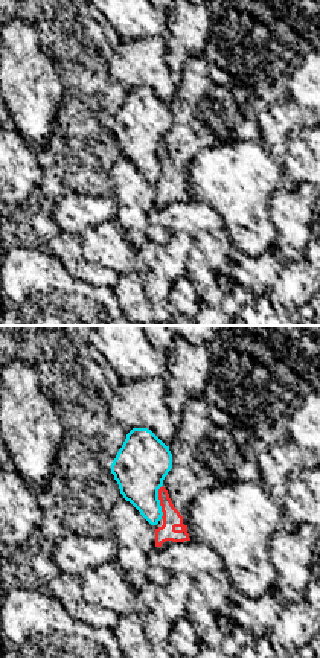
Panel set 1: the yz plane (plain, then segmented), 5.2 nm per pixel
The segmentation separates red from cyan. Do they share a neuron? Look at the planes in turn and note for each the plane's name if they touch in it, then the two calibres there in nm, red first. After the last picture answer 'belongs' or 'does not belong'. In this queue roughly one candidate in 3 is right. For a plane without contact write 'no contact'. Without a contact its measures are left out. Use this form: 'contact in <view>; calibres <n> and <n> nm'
contact in yz; calibres 100 and 280 nm

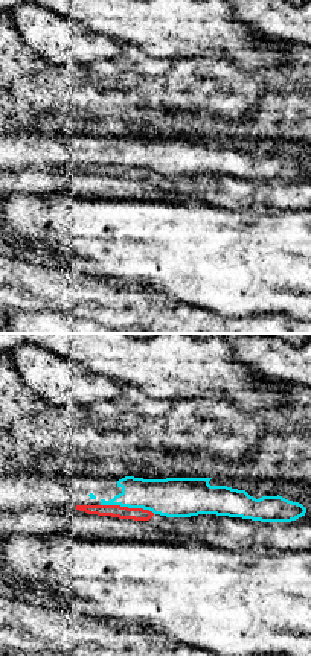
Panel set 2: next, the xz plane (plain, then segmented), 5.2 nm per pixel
contact in xz; calibres 70 and 200 nm

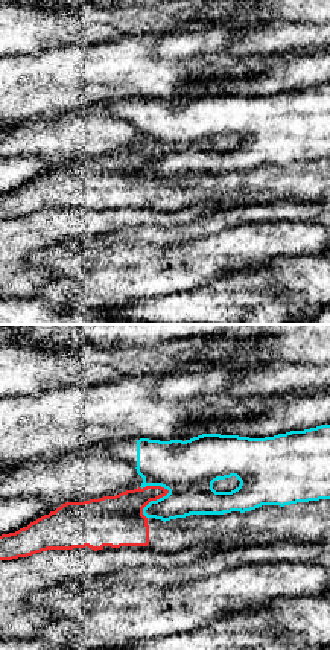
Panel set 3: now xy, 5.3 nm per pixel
contact in xy; calibres 280 and 300 nm

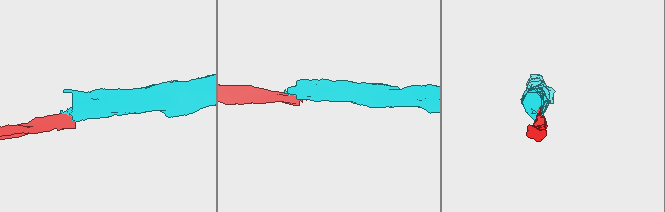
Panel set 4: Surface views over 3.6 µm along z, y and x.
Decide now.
does not belong

